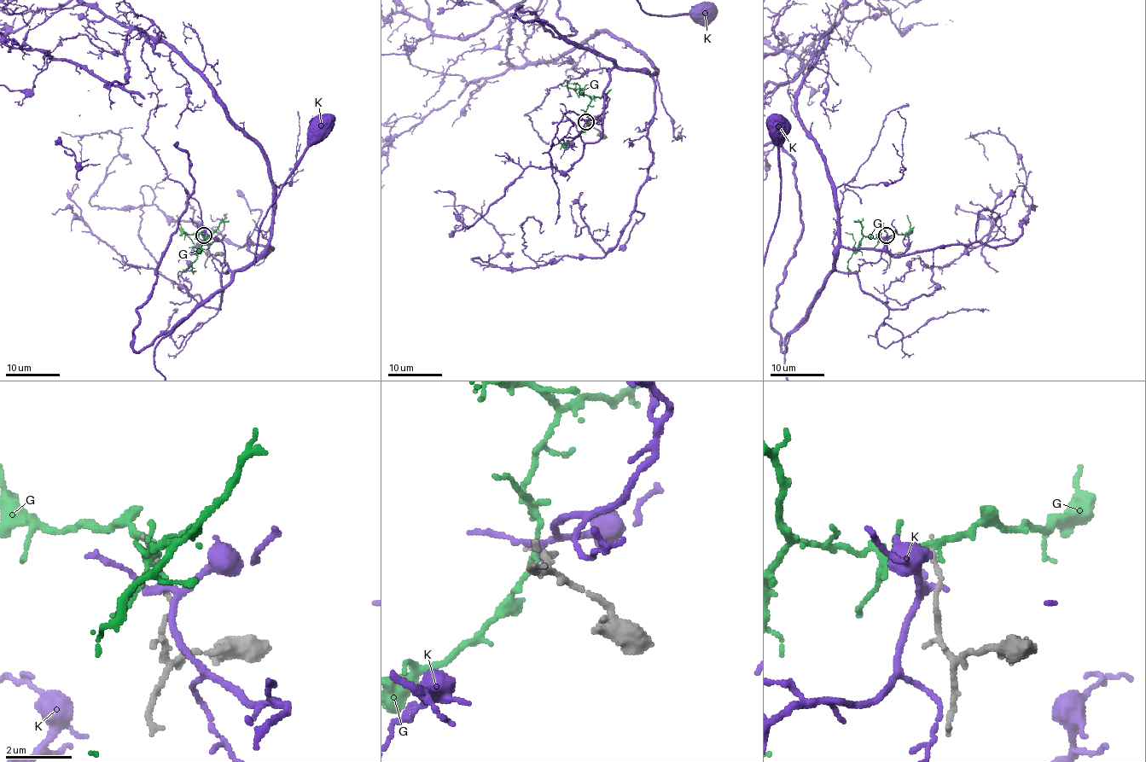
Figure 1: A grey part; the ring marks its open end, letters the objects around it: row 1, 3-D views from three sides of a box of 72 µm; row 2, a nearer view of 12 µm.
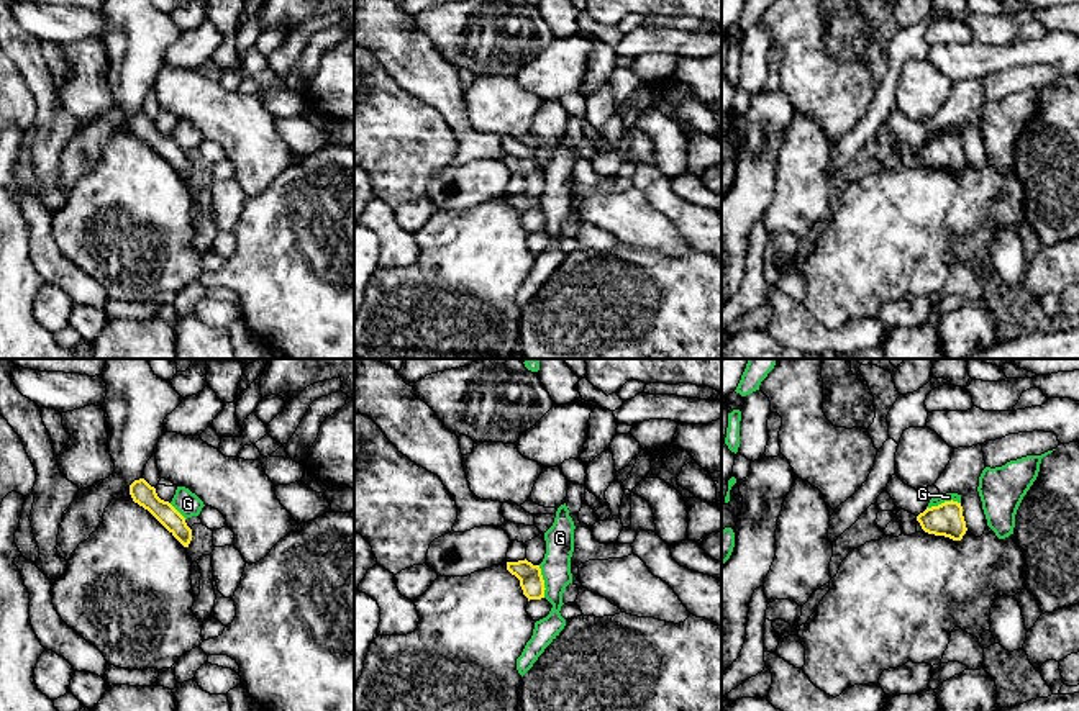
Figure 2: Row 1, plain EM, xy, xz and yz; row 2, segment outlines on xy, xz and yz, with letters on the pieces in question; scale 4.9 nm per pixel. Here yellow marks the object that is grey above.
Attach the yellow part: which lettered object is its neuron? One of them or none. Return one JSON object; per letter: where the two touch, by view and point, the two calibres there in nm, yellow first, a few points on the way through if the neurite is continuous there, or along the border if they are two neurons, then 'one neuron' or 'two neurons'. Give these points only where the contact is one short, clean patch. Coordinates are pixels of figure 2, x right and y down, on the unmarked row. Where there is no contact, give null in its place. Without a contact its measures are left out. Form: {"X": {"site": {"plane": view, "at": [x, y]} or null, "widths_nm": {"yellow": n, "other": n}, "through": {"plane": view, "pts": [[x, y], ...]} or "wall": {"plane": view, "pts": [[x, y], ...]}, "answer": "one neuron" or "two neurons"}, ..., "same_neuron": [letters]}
{"G": {"site": {"plane": "yz", "at": [945, 135]}, "widths_nm": {"yellow": 160, "other": 50}, "wall": {"plane": "yz", "pts": [[960, 135], [948, 133], [927, 141]]}, "answer": "two neurons"}, "K": {"site": null, "answer": "two neurons"}, "same_neuron": []}

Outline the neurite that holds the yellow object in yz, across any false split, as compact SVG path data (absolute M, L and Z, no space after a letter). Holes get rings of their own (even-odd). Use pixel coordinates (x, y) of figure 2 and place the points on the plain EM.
M953 133L926 141L917 149L917 154L925 165L945 169L953 174L961 174L967 164L963 139Z

